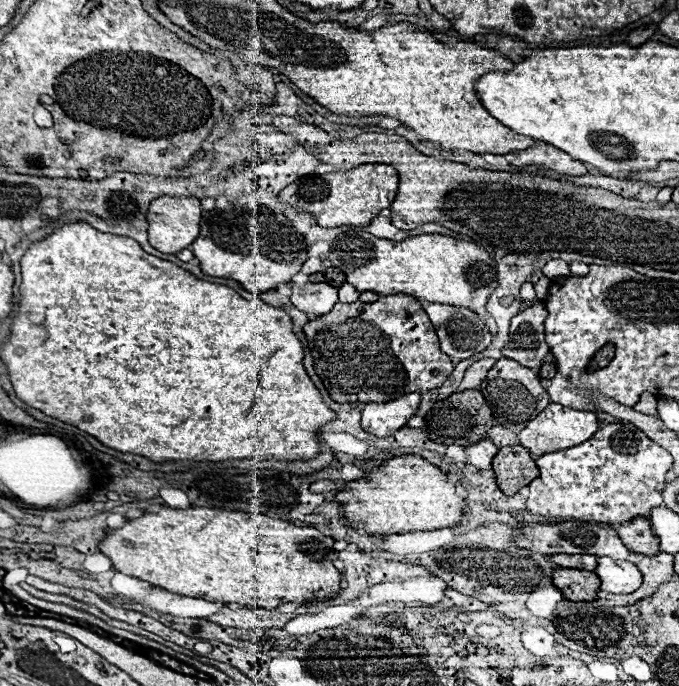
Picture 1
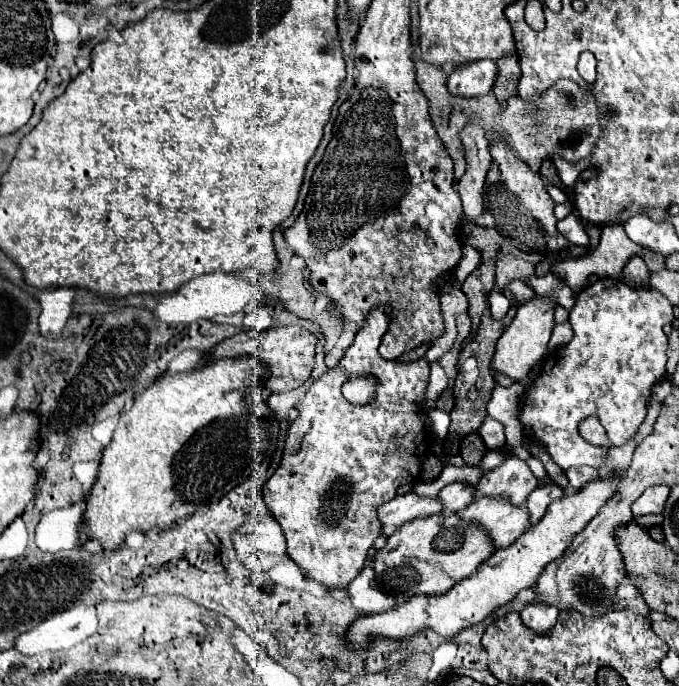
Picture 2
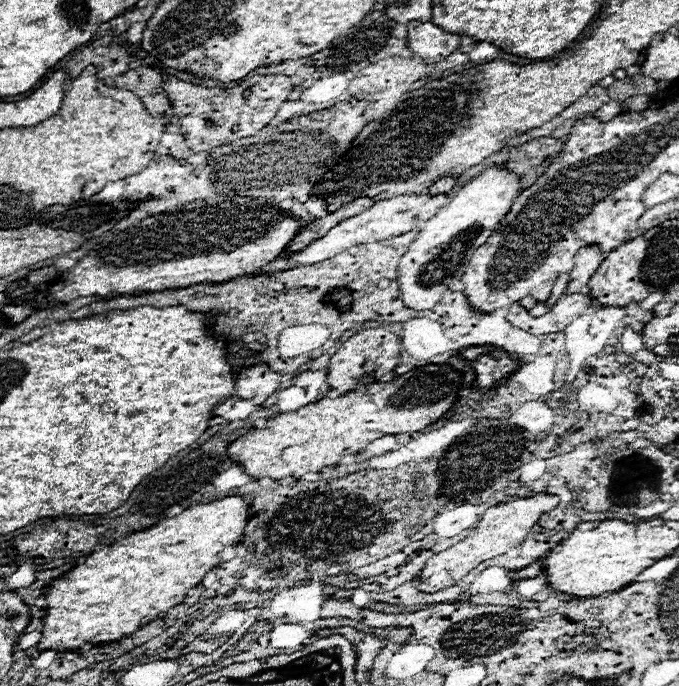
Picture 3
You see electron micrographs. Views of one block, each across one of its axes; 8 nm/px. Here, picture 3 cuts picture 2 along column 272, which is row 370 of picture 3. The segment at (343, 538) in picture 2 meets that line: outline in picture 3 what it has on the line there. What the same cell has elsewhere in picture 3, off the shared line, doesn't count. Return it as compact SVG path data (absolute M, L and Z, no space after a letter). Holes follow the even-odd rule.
M470 346L460 356L468 360L476 372L476 380L472 382L474 388L492 388L494 384L498 384L500 380L516 372L516 366L518 366L516 356L494 348Z

